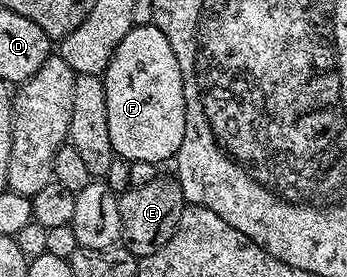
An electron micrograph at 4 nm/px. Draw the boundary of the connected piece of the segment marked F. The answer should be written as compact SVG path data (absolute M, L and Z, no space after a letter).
M152 23L135 25L120 39L120 47L112 55L104 74L106 102L108 103L108 136L112 139L115 154L123 161L139 161L158 165L169 159L177 158L180 143L184 143L186 126L186 100L184 83L180 75L180 63L172 51L172 43L164 39L164 31Z

